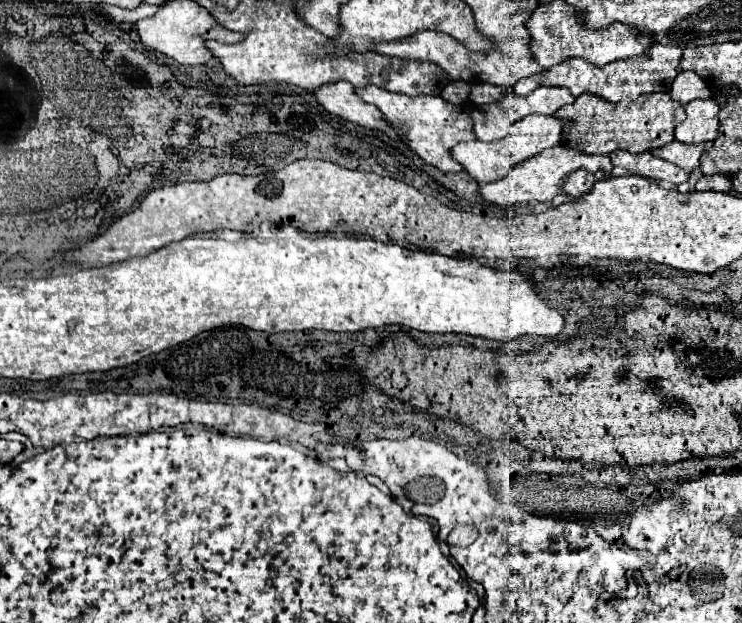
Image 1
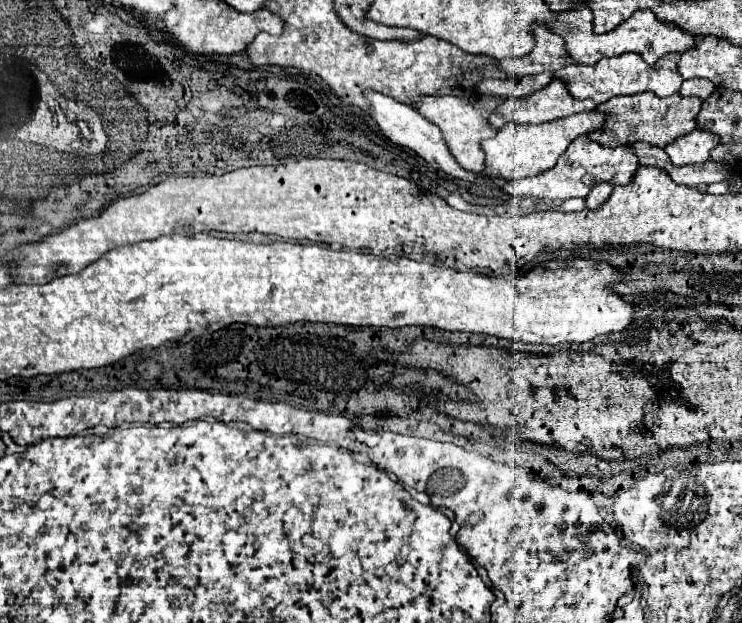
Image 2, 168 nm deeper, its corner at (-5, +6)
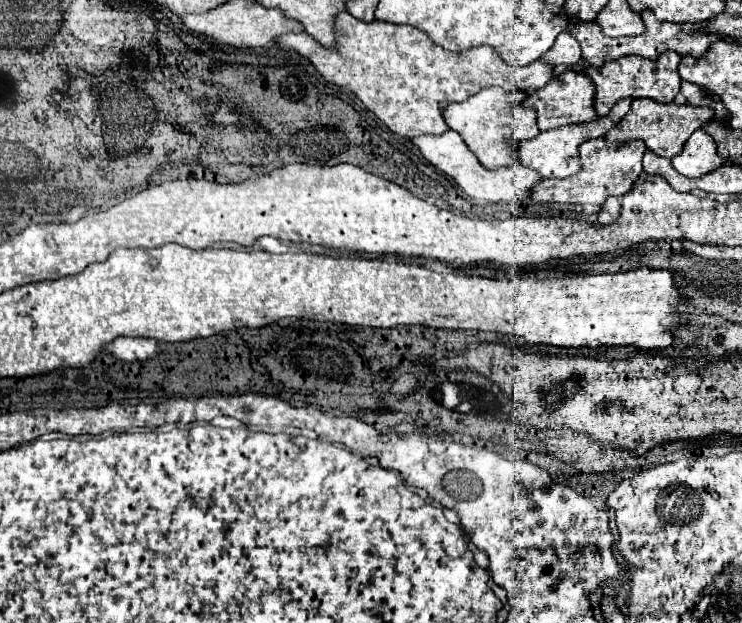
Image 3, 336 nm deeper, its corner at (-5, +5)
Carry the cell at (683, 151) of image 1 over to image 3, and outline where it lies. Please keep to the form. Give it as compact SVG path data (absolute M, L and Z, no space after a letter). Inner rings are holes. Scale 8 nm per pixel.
M699 128L685 142L683 152L671 158L671 164L679 174L687 178L699 178L721 166L723 160L717 156L715 140L705 130Z

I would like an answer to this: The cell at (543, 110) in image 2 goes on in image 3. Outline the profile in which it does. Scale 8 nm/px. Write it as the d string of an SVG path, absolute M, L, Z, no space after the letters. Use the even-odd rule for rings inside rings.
M565 70L555 80L551 80L537 92L529 94L521 106L535 110L539 130L551 130L551 128L559 128L565 124L595 120L597 114L593 110L593 96L595 96L595 86L591 86L591 80L587 76L583 76L575 70Z

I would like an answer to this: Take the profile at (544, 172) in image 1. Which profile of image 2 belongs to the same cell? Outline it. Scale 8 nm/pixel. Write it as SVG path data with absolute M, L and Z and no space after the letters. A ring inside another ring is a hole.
M587 135L577 137L567 151L559 157L557 165L551 171L545 171L537 177L507 181L505 191L513 197L543 197L543 199L571 199L571 197L587 197L597 183L611 183L611 185L627 185L635 171L639 169L639 161L631 149L627 147L601 147L591 141Z

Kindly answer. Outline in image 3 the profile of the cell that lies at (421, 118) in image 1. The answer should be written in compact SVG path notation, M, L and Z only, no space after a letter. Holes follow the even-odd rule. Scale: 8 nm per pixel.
M483 88L475 96L471 96L465 102L451 102L443 106L443 118L447 126L461 134L467 148L475 154L475 158L485 168L499 168L499 166L515 166L519 160L515 158L513 146L507 144L507 138L511 140L525 140L539 134L535 112L521 108L521 100L525 98L525 92L507 92L501 88Z

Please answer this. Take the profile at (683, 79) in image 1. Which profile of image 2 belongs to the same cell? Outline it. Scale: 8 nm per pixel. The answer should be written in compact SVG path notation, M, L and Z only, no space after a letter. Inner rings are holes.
M689 79L689 81L683 81L679 93L681 95L697 95L705 101L713 93L713 89L715 89L715 85L707 79Z

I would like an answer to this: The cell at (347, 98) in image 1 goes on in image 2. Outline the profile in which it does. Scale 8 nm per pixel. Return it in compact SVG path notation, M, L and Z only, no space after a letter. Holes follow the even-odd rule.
M365 93L365 97L371 101L371 117L375 119L375 123L379 125L379 129L397 145L403 145L403 147L409 147L411 151L415 151L417 155L421 155L427 163L431 163L435 169L441 169L443 173L451 175L451 177L457 177L457 179L463 179L463 181L469 181L469 183L481 183L483 177L477 175L477 173L471 173L471 171L465 171L457 161L455 157L451 155L451 151L447 149L447 143L443 141L443 133L437 125L433 125L431 121L427 121L417 109L409 107L409 105L403 105L387 95L381 95L381 93Z

